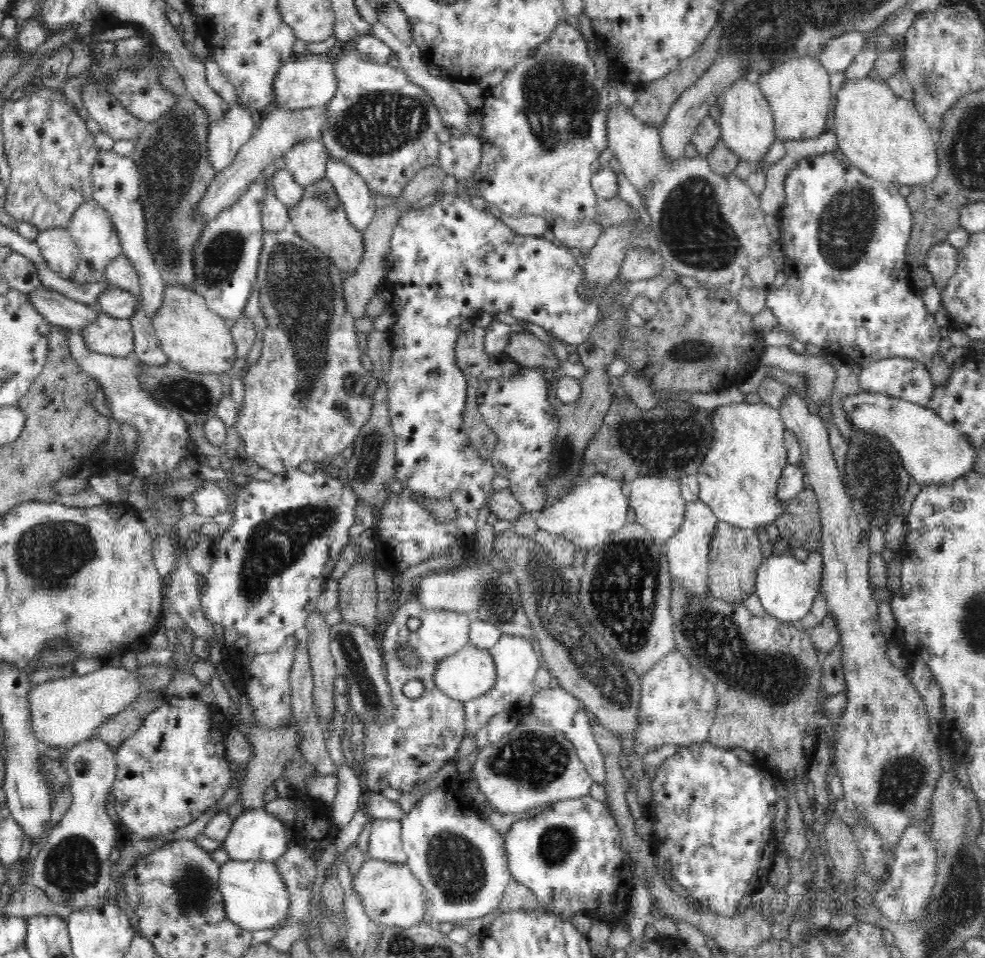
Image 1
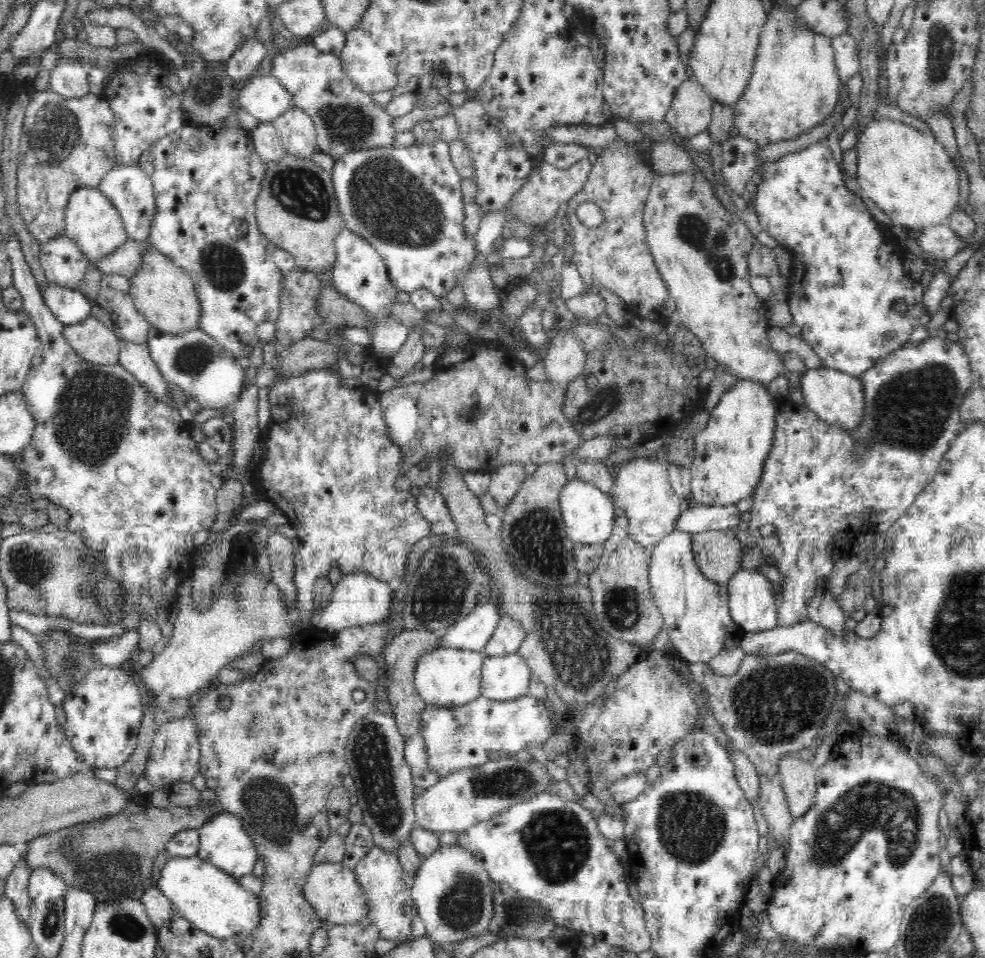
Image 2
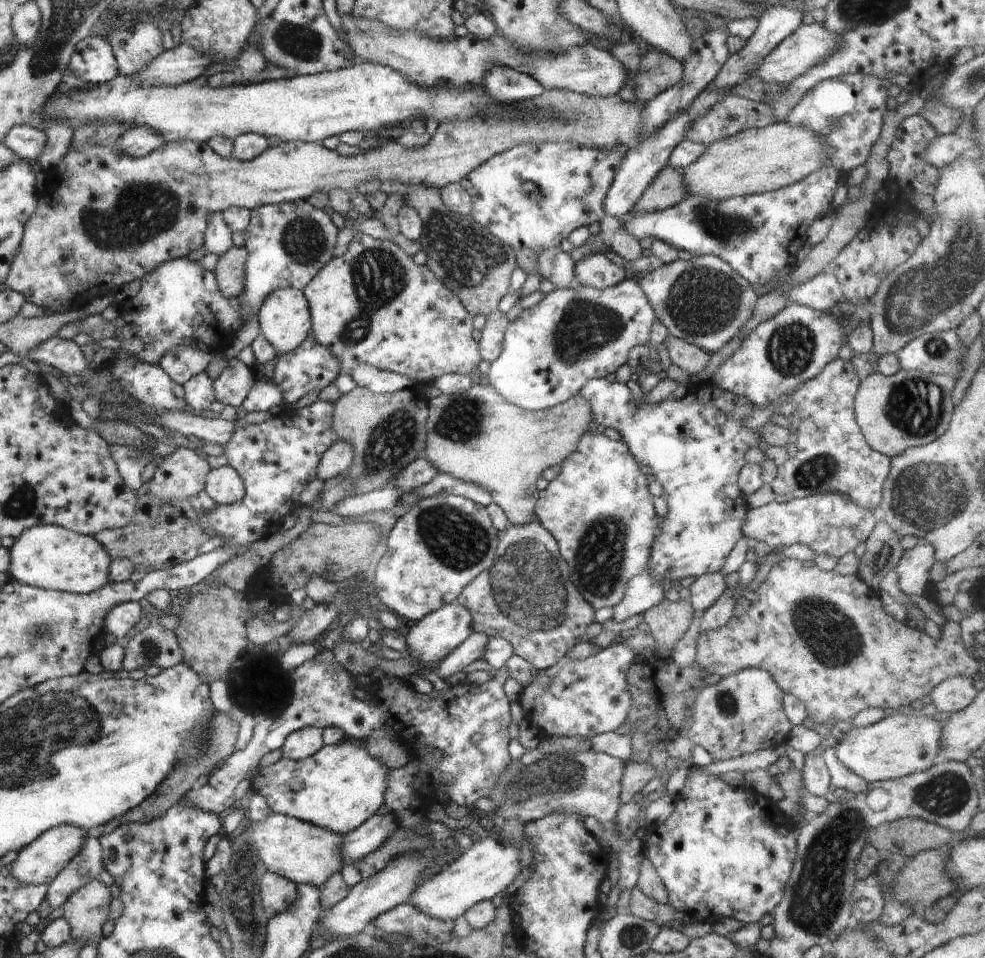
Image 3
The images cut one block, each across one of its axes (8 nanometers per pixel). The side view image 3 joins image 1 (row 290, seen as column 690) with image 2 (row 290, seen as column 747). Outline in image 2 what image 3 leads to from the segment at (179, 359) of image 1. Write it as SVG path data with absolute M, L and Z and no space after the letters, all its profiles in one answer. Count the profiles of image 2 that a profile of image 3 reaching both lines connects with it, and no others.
M153 247L144 254L142 262L130 278L129 294L137 312L144 315L154 329L170 335L182 335L199 329L202 310L194 283L188 273Z

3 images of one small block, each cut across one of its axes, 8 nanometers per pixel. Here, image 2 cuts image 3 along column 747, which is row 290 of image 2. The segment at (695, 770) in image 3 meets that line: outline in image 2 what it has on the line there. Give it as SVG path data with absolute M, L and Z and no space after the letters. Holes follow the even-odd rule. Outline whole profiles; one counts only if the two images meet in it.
M825 141L816 142L802 148L798 152L792 152L786 156L780 157L777 161L767 164L763 169L762 182L757 185L755 198L752 200L754 209L759 218L759 225L762 231L766 231L770 236L776 239L781 247L784 247L791 254L791 275L789 276L788 305L793 317L794 325L800 327L802 338L812 350L820 357L822 364L828 369L838 370L850 376L861 378L861 374L874 368L882 359L892 354L895 350L902 348L909 343L911 334L914 330L920 328L920 319L923 309L922 283L915 283L910 278L909 273L905 271L903 259L906 250L902 249L896 242L896 238L884 225L874 219L874 216L868 212L868 208L854 191L850 191L844 183L844 174L840 170L840 164L832 157L832 151L826 145ZM900 302L908 305L908 314L904 318L893 315L891 309Z

